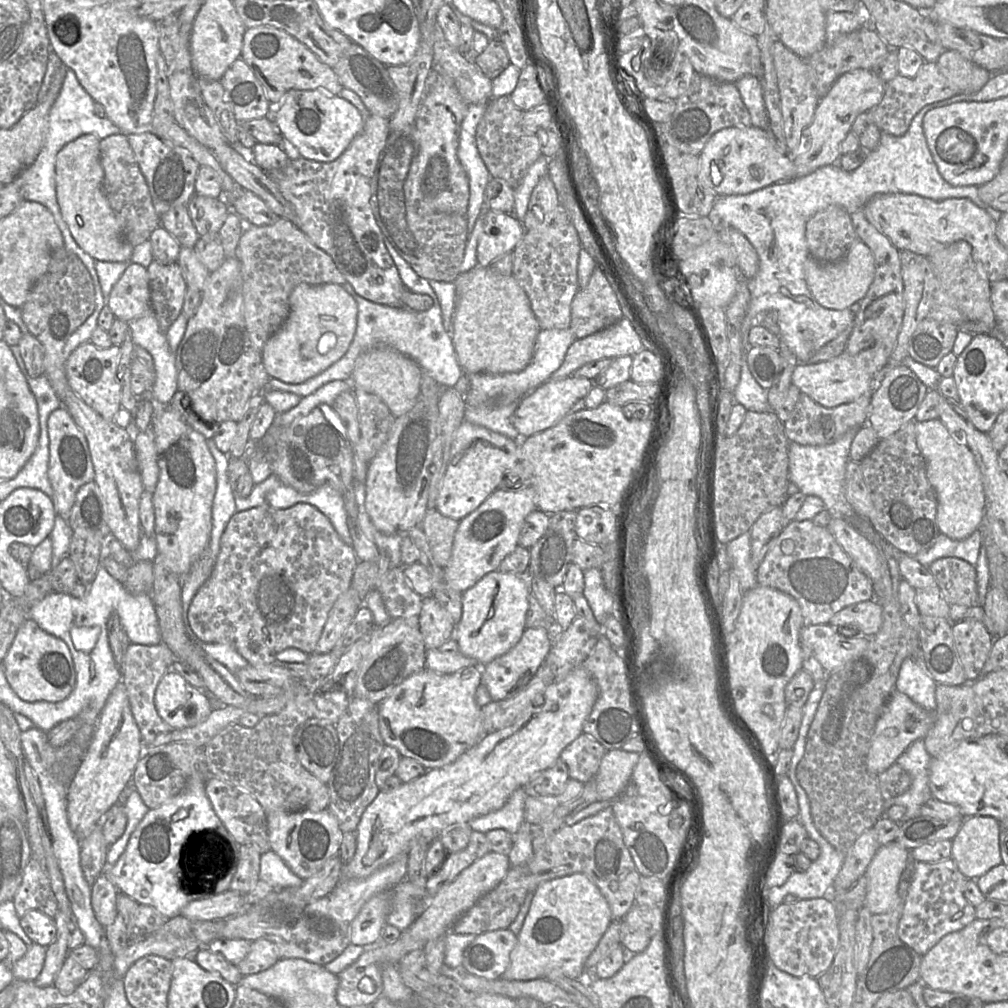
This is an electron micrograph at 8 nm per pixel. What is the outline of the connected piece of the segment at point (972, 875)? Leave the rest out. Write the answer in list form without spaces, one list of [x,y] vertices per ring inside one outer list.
[[[964,817],[959,832],[952,840],[951,858],[967,879],[977,880],[1002,863],[999,827],[999,821],[993,817]]]

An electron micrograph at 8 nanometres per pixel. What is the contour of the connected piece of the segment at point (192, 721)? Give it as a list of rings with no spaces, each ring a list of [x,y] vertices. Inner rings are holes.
[[[170,670],[157,685],[154,703],[164,722],[173,729],[184,729],[203,722],[212,712],[206,693]]]

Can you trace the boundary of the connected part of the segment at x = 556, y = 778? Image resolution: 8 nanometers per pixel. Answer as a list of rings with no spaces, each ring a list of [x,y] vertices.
[[[558,759],[552,766],[534,776],[524,790],[527,796],[558,796],[569,779],[566,764]]]

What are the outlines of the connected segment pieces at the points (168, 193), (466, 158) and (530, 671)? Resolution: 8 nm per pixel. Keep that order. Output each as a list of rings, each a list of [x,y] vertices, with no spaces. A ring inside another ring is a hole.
[[[150,131],[129,134],[127,138],[147,182],[156,213],[161,216],[175,206],[186,206],[195,194],[195,181],[200,165],[186,150],[163,142]]]
[[[487,103],[469,104],[461,123],[457,157],[469,181],[469,198],[466,211],[468,235],[482,214],[484,190],[490,179],[489,171],[482,160],[476,145],[476,128],[482,118]]]
[[[525,628],[520,640],[505,654],[482,667],[482,684],[492,701],[510,698],[522,691],[542,665],[552,647],[553,631],[544,628]]]

